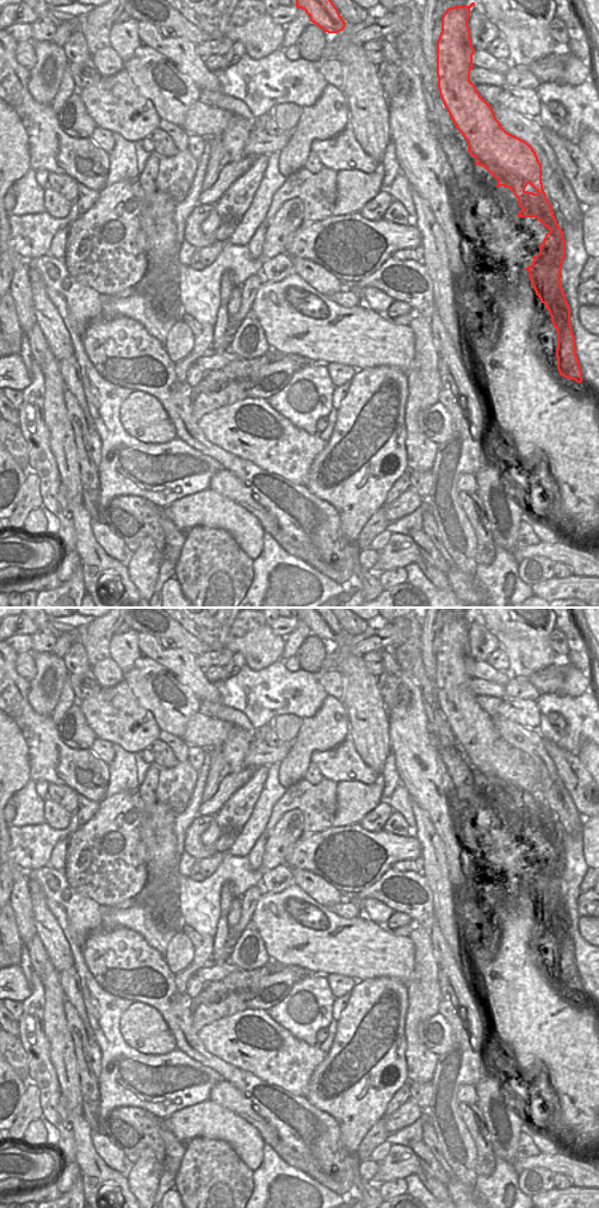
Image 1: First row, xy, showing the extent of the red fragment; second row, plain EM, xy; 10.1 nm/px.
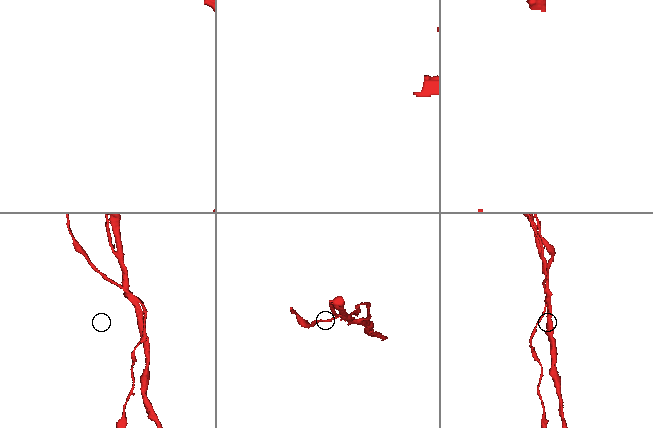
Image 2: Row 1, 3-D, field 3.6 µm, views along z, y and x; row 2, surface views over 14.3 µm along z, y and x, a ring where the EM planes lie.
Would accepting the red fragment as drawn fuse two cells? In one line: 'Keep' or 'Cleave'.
Cleave

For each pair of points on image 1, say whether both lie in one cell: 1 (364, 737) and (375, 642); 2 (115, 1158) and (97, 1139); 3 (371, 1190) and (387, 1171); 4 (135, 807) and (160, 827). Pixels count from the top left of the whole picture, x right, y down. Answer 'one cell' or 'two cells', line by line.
1: two cells
2: one cell
3: two cells
4: two cells

